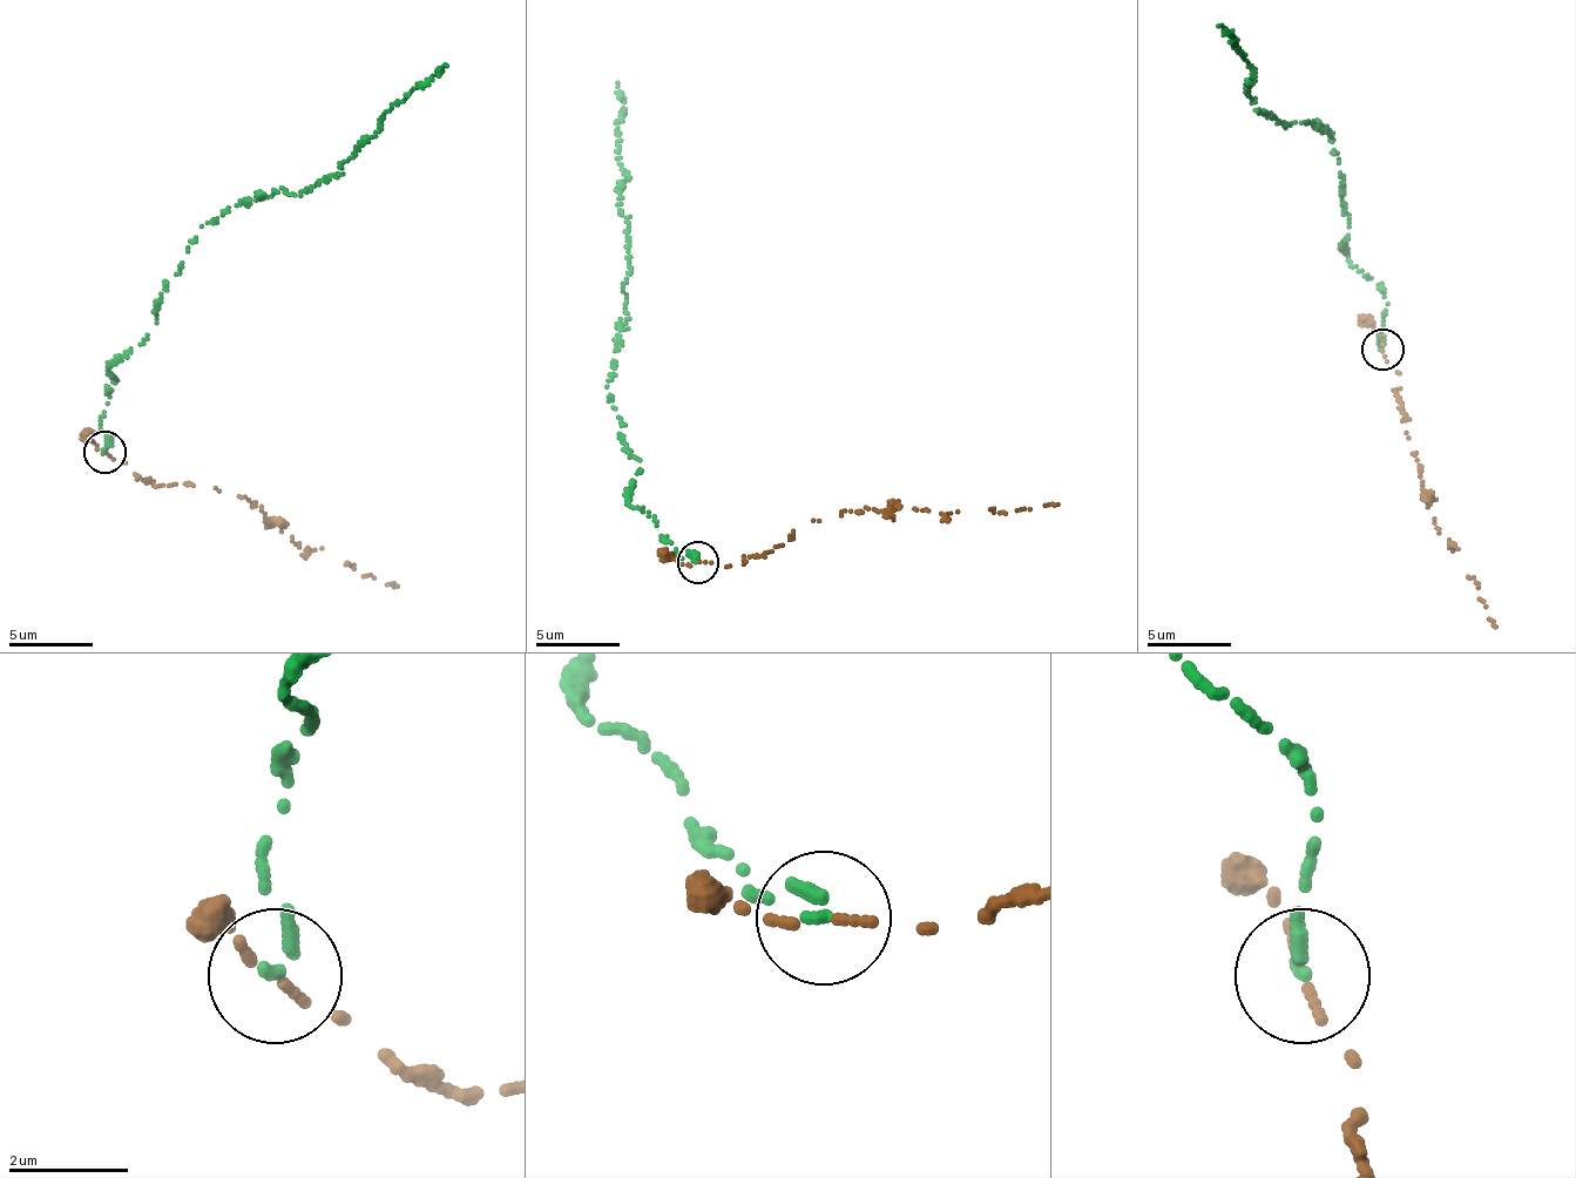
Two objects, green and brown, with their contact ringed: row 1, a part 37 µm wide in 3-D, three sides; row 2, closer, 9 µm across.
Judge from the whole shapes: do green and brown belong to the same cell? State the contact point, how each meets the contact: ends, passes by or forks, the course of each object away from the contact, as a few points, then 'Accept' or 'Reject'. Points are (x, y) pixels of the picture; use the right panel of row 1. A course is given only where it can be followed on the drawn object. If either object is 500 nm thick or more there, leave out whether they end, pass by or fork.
Place: (1382, 349). At the ring green ends. At the ring brown passes by. Course of green: (1382, 351), (1385, 289), (1344, 241), (1344, 180), (1330, 130), (1259, 113), (1252, 66), (1218, 26). Course of brown: (1382, 351), (1400, 388), (1401, 420), (1439, 533), (1458, 548), (1495, 627). Reject

